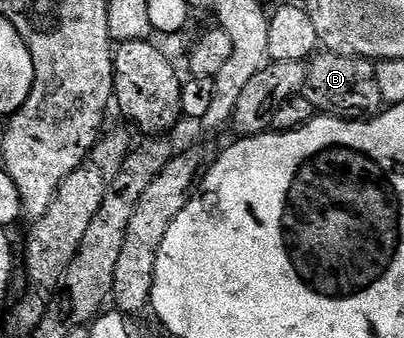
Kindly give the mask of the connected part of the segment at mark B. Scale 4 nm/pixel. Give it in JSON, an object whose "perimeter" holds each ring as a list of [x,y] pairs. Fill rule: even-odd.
{"perimeter":[[[330,52],[316,53],[310,59],[307,68],[305,97],[315,105],[316,111],[327,116],[342,116],[348,120],[363,120],[368,116],[374,116],[380,113],[385,106],[381,96],[381,88],[377,88],[375,67],[376,63],[370,58],[354,58],[353,56],[341,56]]]}

